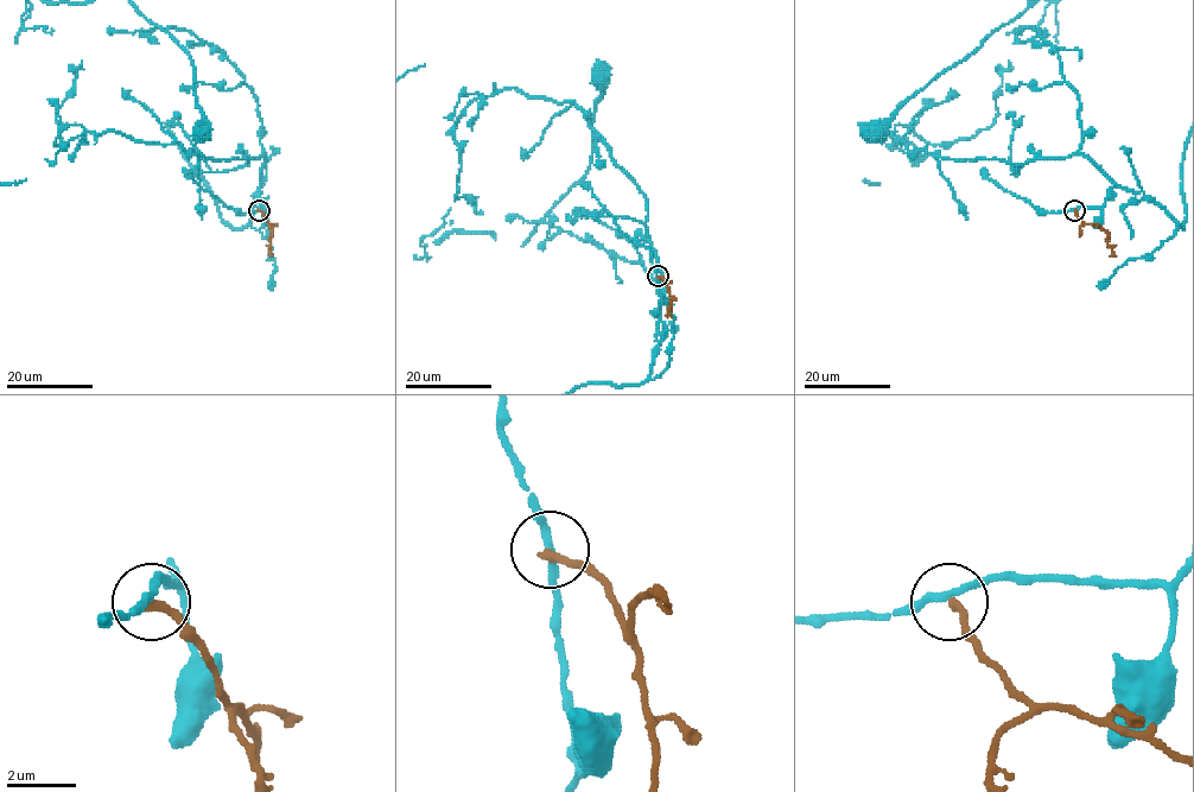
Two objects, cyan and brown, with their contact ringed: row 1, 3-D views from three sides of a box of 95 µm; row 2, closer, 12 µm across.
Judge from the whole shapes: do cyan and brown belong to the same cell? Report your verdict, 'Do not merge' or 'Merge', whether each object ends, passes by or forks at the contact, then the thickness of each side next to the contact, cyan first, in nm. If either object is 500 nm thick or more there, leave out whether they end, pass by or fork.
Do not merge. At the ring cyan passes by. At the ring brown ends. Thickness 200 nm (cyan) against 260 nm

